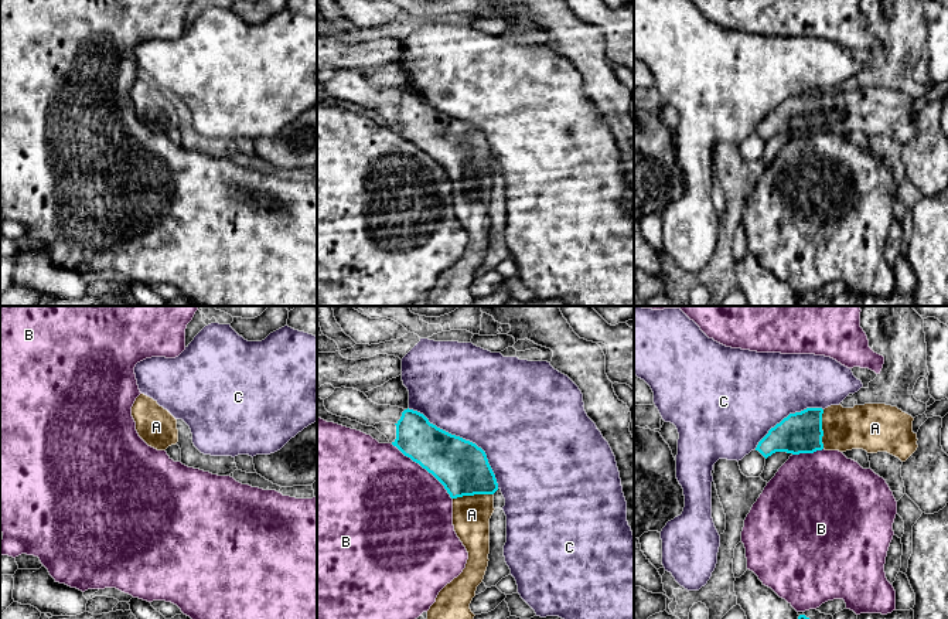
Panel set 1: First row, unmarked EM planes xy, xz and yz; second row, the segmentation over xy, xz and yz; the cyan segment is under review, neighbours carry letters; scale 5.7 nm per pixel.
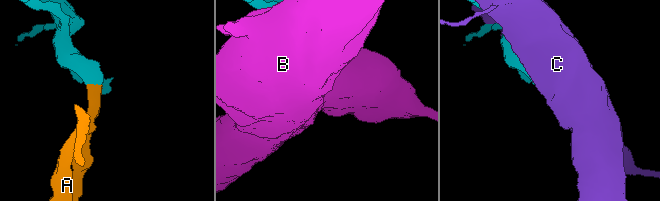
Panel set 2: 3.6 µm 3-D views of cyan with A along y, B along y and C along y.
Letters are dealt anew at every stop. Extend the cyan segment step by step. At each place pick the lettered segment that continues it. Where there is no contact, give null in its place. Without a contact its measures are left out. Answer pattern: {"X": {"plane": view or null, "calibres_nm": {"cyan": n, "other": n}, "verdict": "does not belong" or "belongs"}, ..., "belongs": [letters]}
{"A": {"plane": "xz", "calibres_nm": {"cyan": 300, "other": 220}, "verdict": "belongs"}, "B": {"plane": "xz", "calibres_nm": {"cyan": 300, "other": 500}, "verdict": "does not belong"}, "C": {"plane": "xz", "calibres_nm": {"cyan": 300, "other": 500}, "verdict": "does not belong"}, "belongs": ["A"]}

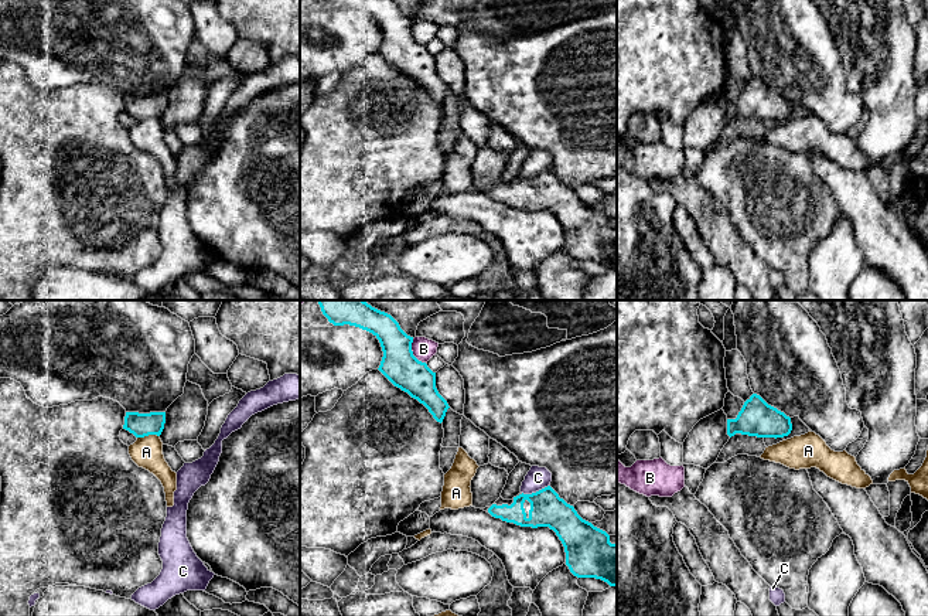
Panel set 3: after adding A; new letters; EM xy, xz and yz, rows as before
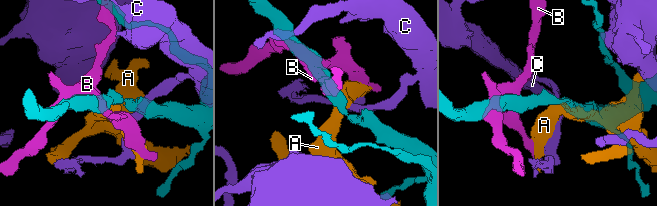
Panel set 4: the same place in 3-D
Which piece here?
{"A": {"plane": "xy", "calibres_nm": {"cyan": 140, "other": 180}, "verdict": "does not belong"}, "B": {"plane": "xz", "calibres_nm": {"cyan": 200, "other": 130}, "verdict": "does not belong"}, "C": {"plane": "xz", "calibres_nm": {"cyan": 190, "other": 130}, "verdict": "does not belong"}, "belongs": []}

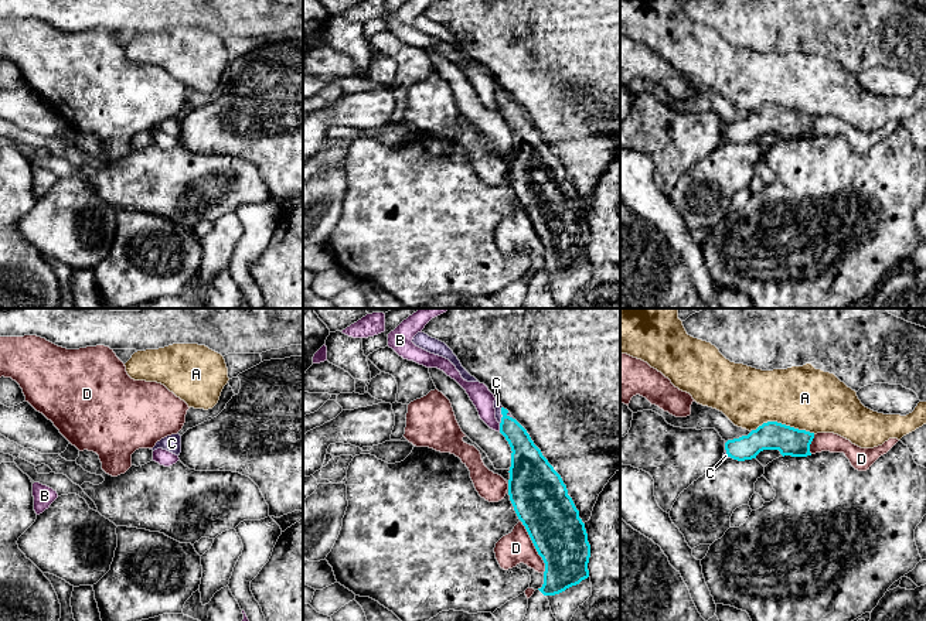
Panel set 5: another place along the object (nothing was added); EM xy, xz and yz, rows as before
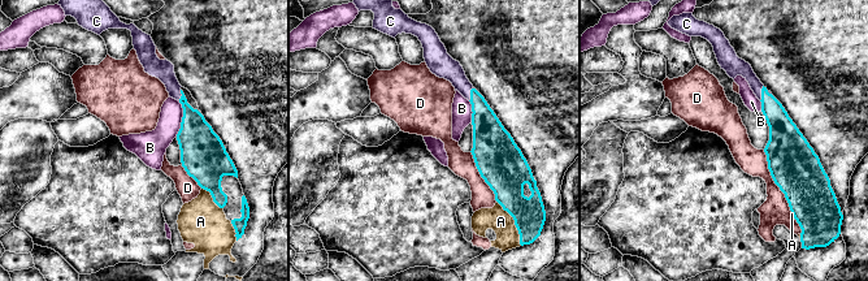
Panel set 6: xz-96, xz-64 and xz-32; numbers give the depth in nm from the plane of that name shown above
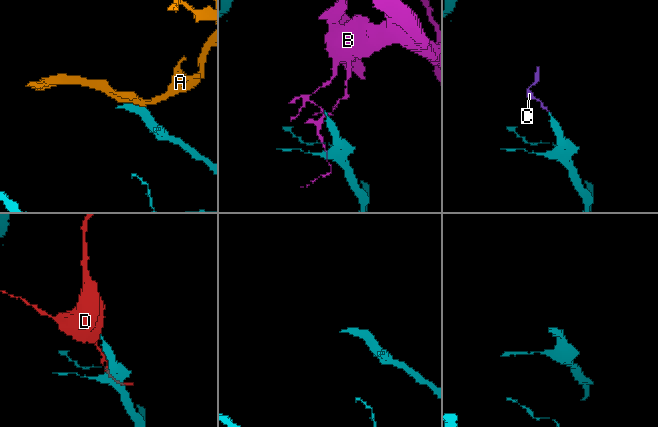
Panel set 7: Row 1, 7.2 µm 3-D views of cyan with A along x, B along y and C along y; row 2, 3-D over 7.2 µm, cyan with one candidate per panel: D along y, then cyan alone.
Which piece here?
{"A": {"plane": "yz", "calibres_nm": {"cyan": 160, "other": 360}, "verdict": "does not belong"}, "B": {"plane": "xz", "calibres_nm": {"cyan": 190, "other": 120}, "verdict": "does not belong"}, "C": {"plane": "xz", "calibres_nm": {"cyan": 140, "other": 50}, "verdict": "belongs"}, "D": {"plane": "xz", "calibres_nm": {"cyan": 300, "other": 180}, "verdict": "does not belong"}, "belongs": ["C"]}

